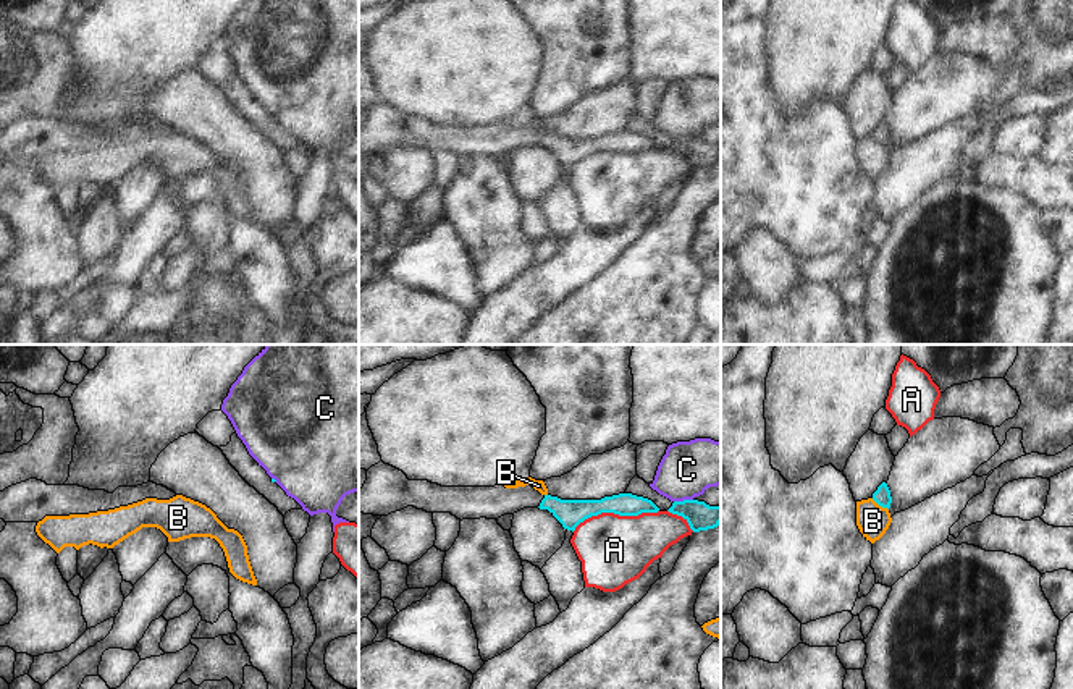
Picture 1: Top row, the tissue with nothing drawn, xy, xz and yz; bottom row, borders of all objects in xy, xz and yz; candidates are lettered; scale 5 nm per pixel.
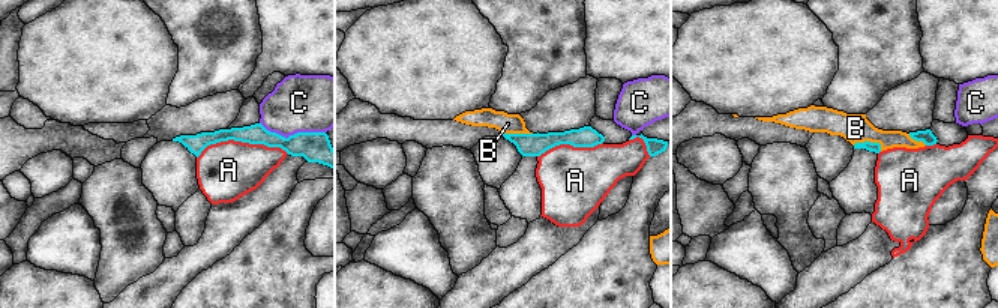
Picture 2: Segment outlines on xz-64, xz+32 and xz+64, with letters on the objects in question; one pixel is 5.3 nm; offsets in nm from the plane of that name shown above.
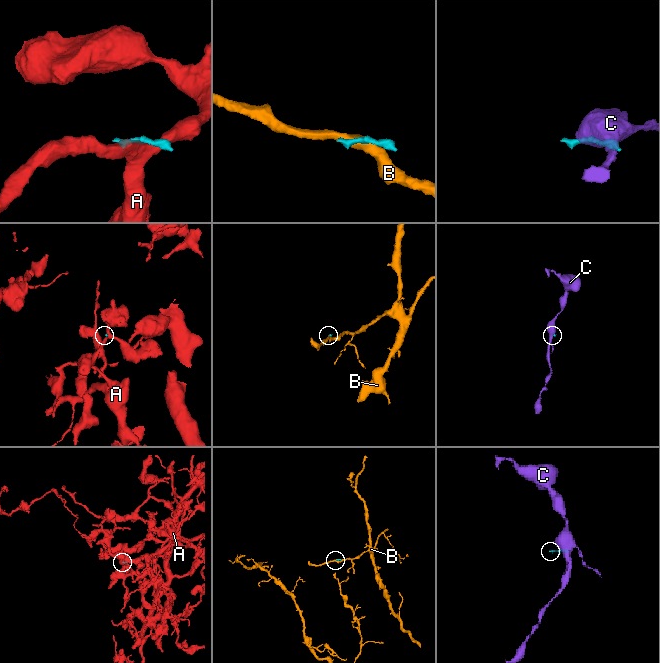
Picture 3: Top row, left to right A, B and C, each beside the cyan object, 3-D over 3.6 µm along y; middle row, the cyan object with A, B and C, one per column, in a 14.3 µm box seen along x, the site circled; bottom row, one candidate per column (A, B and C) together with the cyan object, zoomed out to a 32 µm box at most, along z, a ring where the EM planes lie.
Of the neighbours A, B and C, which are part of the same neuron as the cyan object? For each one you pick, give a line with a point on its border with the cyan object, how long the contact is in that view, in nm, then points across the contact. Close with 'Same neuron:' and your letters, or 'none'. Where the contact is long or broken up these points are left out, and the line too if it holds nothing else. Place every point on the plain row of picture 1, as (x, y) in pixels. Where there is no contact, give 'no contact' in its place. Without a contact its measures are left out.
Same neuron: none

